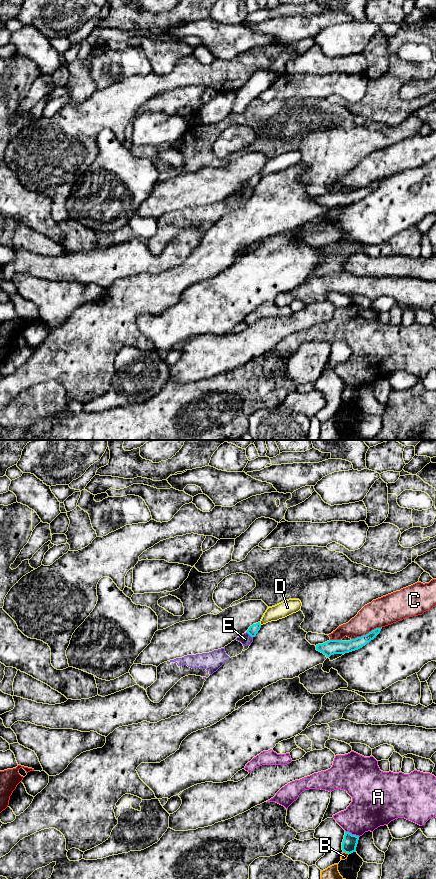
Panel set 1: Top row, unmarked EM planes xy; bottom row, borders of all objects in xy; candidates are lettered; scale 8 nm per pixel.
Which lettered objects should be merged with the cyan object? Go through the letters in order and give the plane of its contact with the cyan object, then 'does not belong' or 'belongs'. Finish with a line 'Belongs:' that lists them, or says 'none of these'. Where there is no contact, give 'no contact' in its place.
A: xy | does not belong
B: xy | does not belong
C: xy | does not belong
D: xy | does not belong
E: xy | does not belong
Belongs: none of these

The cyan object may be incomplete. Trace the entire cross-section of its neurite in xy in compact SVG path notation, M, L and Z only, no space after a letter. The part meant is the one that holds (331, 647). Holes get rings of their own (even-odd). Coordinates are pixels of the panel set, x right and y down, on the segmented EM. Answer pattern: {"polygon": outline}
{"polygon": "M376 628L366 635L351 639L350 641L329 640L323 644L316 645L316 650L323 653L326 657L334 654L345 654L358 650L373 640L381 631L381 628Z"}

